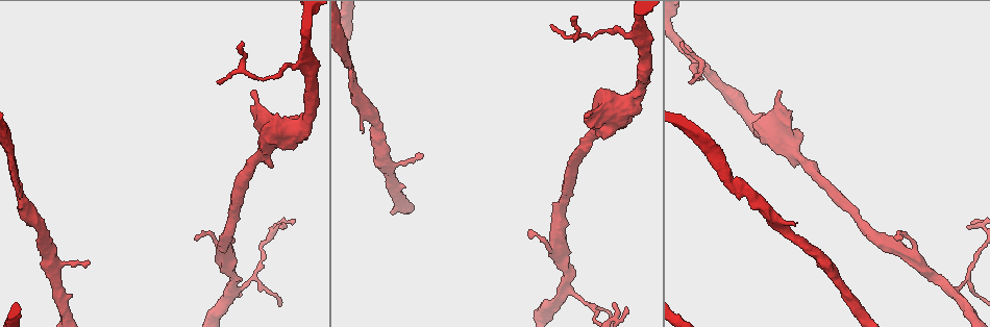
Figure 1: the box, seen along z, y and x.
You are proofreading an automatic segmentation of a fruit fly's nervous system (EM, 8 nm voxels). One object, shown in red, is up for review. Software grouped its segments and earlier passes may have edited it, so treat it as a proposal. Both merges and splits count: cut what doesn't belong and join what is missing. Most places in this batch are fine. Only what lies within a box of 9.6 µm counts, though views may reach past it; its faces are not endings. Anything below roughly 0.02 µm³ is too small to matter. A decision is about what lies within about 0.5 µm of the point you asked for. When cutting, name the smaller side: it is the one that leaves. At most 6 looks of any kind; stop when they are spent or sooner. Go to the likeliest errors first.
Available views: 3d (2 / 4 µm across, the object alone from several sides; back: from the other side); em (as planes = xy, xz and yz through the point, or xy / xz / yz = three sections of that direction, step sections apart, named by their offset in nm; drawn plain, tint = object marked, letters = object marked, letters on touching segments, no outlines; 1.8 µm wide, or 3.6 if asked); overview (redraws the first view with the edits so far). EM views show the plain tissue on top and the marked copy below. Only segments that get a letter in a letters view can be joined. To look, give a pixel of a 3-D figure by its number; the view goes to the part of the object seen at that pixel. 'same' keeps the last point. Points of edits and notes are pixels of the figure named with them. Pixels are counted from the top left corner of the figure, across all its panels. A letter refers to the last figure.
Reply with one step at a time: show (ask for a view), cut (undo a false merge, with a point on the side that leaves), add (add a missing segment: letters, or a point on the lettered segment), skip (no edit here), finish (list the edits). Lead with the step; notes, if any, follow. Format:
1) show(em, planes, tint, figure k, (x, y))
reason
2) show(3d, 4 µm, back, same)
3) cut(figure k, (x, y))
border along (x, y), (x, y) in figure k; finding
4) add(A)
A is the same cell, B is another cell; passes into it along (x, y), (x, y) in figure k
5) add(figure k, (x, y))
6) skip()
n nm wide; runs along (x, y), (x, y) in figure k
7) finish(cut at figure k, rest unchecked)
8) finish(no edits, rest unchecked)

show(3d, 4 µm, figure 1, (308, 68))
sudden change in width

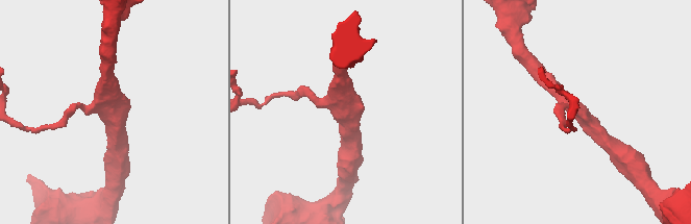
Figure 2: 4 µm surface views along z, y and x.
show(em, planes, letters, figure 2, (109, 109))
3 arms

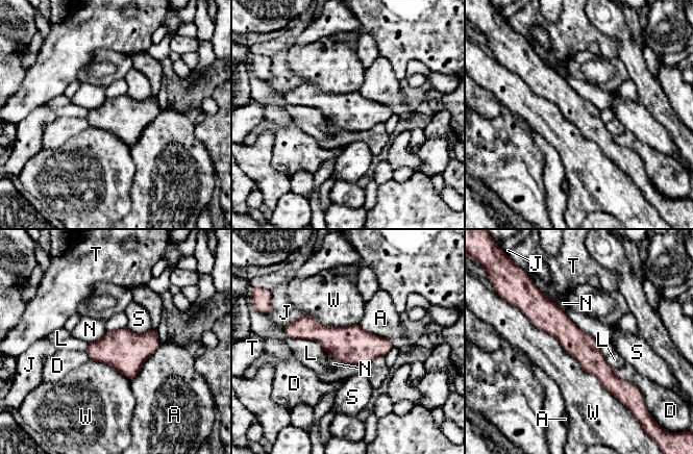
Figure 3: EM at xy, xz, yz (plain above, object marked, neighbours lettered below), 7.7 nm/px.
skip()
A, D, J, L, N, S, T and W are other cells; continuous, no second cell

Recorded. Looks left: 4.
show(em, yz, step 16, tint, figure 1, (612, 303))
thin end

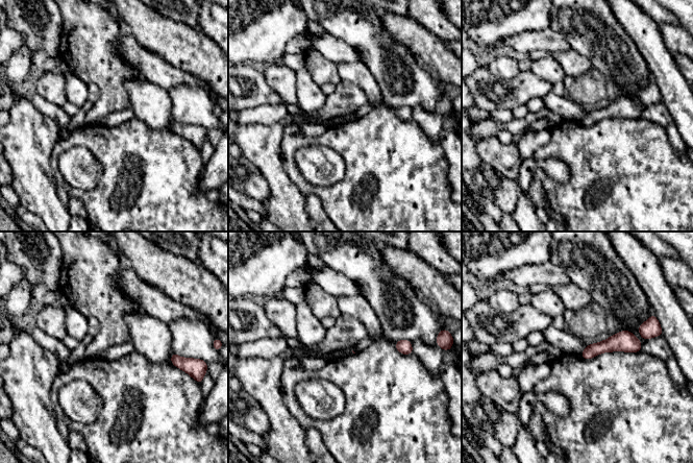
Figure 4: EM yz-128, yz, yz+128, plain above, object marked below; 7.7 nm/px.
show(em, planes, letters, same)

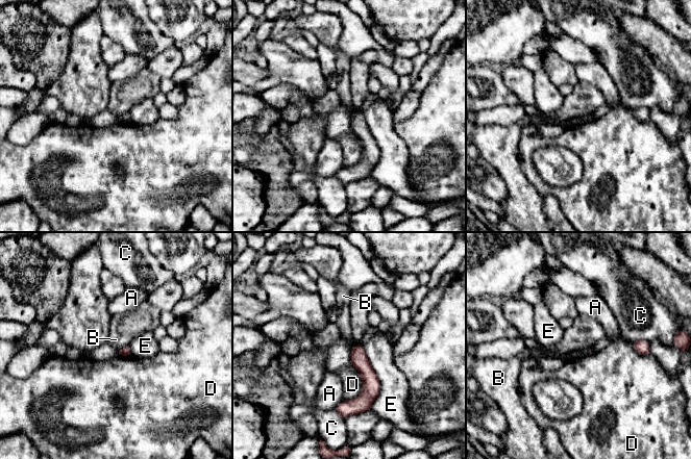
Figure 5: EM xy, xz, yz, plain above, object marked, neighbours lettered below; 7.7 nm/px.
skip()
E touches over 500 nm; A, B, C, D and E are other cells; no lettered segment goes on from it

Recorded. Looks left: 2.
show(em, planes, letters, figure 1, (422, 155))
tapers out

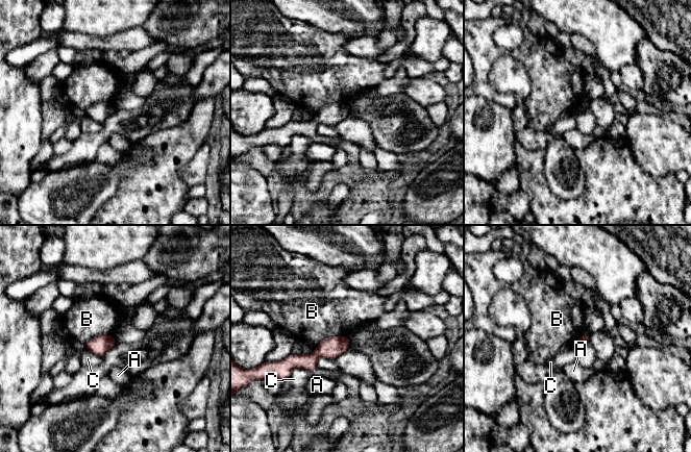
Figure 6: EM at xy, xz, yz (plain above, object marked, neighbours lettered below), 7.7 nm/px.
skip()
A, B and C are other cells; border along (347, 334), (327, 336), (317, 347) in figure 6; no lettered segment goes on from it

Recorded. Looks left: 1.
finish(no edits, rest unchecked)

